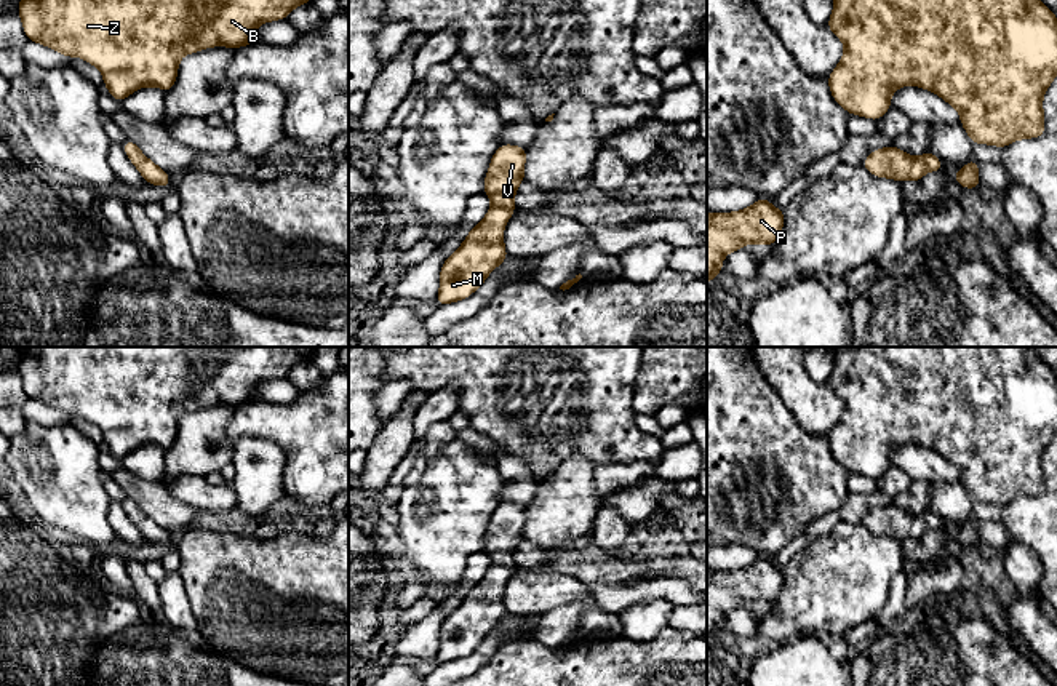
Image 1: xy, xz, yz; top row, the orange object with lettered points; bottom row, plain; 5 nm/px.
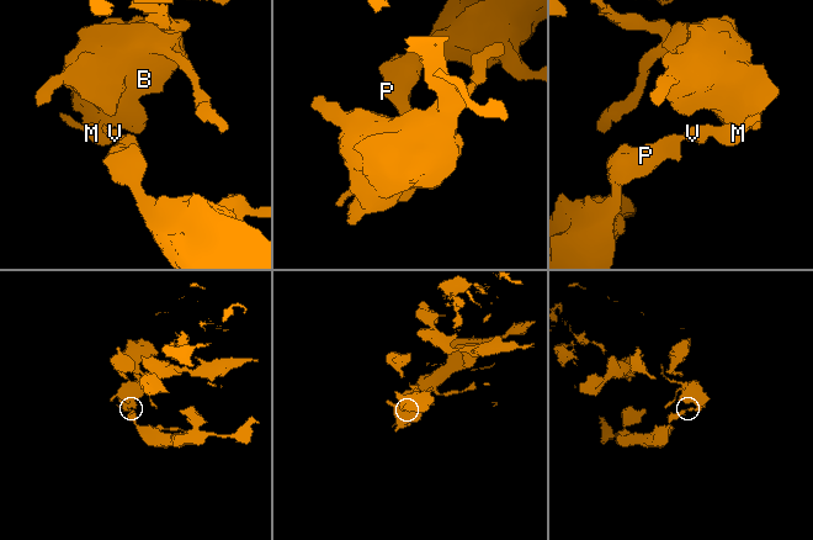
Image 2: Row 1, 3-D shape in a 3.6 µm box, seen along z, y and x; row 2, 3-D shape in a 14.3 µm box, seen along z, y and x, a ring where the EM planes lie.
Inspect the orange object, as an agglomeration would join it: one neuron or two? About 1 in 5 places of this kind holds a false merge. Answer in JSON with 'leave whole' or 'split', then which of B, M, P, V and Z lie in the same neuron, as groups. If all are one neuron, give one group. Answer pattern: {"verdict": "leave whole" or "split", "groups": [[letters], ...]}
{"verdict": "leave whole", "groups": [["B", "M", "P", "V", "Z"]]}

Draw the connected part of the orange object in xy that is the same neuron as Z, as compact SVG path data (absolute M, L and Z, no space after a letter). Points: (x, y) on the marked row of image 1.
M21 0L18 14L30 42L96 66L112 98L122 102L144 86L168 93L184 54L259 43L254 38L259 24L286 19L307 2L312 0Z

